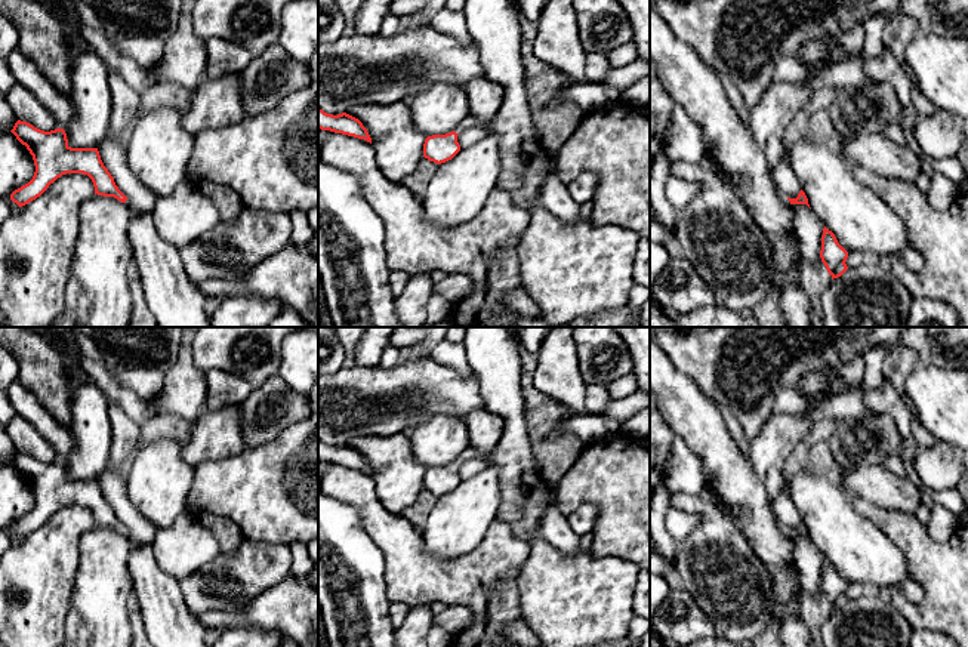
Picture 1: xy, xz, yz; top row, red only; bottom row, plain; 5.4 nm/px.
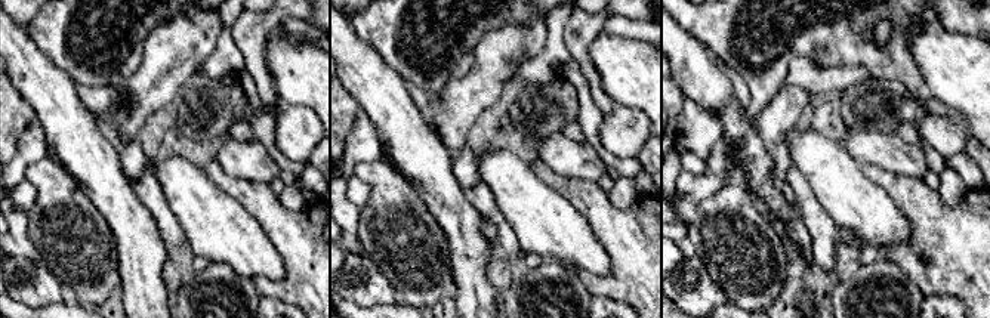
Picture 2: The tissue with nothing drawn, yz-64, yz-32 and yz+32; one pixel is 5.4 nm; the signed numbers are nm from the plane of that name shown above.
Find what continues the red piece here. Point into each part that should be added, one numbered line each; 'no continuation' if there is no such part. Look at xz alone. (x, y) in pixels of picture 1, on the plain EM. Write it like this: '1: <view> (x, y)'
1: xz (469, 452)

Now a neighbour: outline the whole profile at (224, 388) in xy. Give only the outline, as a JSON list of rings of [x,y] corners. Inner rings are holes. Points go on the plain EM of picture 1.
[[[222,370],[206,372],[206,385],[206,410],[219,410],[226,406],[240,404],[253,391],[247,381]]]

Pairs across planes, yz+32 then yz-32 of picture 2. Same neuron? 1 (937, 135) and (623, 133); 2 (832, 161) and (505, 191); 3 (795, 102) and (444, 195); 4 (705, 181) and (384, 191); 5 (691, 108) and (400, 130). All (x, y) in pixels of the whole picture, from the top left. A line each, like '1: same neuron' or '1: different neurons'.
1: same neuron
2: same neuron
3: different neurons
4: different neurons
5: different neurons

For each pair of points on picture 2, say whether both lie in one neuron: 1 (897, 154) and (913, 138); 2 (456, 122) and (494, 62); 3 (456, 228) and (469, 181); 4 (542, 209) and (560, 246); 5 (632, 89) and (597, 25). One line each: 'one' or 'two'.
1: two
2: one
3: two
4: one
5: two

